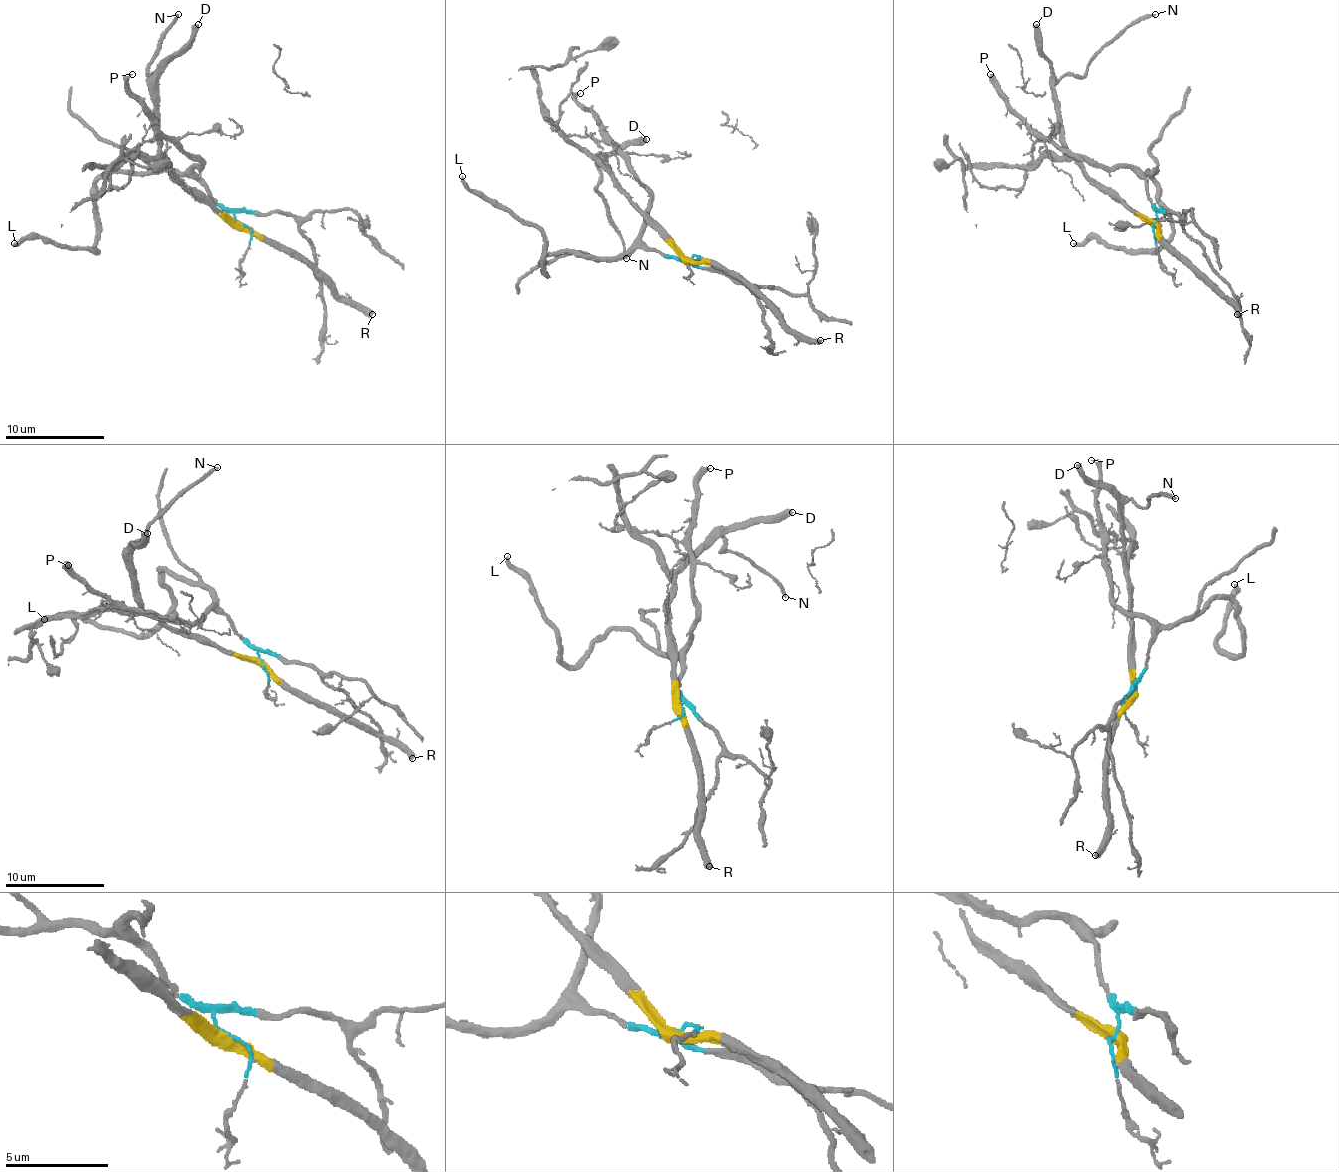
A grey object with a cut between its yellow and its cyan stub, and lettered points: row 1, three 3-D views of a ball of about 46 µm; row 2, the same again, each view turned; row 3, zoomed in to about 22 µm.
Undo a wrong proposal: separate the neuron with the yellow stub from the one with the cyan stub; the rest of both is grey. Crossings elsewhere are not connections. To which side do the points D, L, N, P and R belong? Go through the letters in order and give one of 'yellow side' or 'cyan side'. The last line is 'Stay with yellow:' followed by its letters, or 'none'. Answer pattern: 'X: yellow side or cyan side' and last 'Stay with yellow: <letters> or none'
D: yellow side
L: cyan side
N: yellow side
P: cyan side
R: yellow side
Stay with yellow: D, N, R

